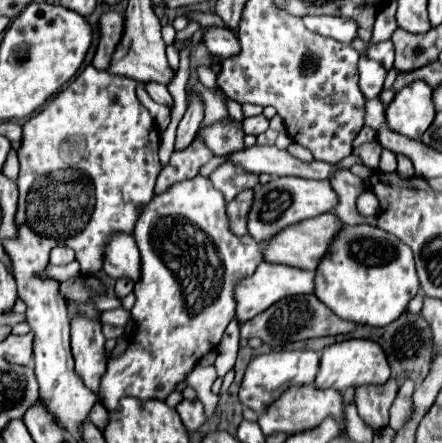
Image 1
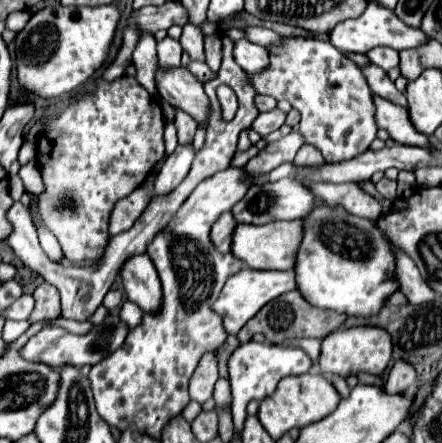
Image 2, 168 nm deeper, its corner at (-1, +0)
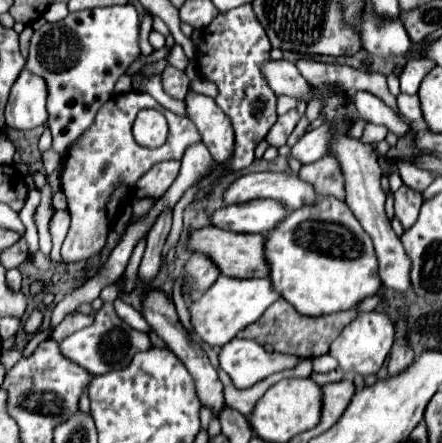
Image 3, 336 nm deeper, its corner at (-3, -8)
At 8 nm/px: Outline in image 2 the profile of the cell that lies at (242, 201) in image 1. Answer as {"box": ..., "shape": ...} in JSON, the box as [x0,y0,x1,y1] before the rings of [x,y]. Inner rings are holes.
{"box":[211,212,235,254],"shape":[[[225,212],[211,228],[211,242],[215,244],[215,248],[219,248],[223,254],[231,250],[231,234],[235,228],[235,218],[231,216],[231,212]]]}

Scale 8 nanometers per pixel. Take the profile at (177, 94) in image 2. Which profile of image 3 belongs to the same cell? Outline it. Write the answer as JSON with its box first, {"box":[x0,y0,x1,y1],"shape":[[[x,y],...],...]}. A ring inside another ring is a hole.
{"box":[185,90,233,164],"shape":[[[193,90],[185,96],[185,110],[187,118],[197,126],[201,142],[209,148],[213,160],[223,164],[229,158],[229,152],[233,152],[233,128],[229,118],[217,108],[213,98]]]}

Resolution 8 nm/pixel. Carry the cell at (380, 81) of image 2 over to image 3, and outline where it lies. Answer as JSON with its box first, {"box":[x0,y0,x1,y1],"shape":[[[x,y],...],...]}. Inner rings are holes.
{"box":[397,94,421,122],"shape":[[[399,94],[397,96],[397,108],[399,108],[399,114],[409,120],[409,122],[417,122],[421,120],[421,108],[419,108],[419,100],[417,96],[409,96],[409,94]]]}

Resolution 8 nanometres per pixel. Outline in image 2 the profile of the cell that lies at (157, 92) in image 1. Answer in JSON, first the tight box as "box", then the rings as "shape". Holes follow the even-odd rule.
{"box":[175,110,195,144],"shape":[[[177,110],[175,126],[177,126],[179,144],[191,144],[193,136],[195,136],[195,120],[189,114],[185,114],[183,110]]]}

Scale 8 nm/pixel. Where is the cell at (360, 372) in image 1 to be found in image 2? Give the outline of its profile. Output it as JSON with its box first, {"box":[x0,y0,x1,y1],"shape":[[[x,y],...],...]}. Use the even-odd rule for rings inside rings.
{"box":[319,326,391,378],"shape":[[[373,326],[341,328],[321,342],[319,368],[323,374],[339,374],[345,378],[355,372],[369,372],[379,376],[389,362],[391,362],[391,338],[387,336],[385,328],[373,328]]]}

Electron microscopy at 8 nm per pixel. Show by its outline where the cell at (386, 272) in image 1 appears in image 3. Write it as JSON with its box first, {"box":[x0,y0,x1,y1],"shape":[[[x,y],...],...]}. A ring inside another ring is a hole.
{"box":[265,196,381,316],"shape":[[[321,196],[315,204],[293,210],[283,220],[283,224],[279,224],[279,228],[267,234],[265,254],[269,256],[271,264],[273,288],[277,288],[277,292],[305,316],[323,316],[357,308],[361,300],[375,296],[381,290],[373,242],[353,212],[347,208],[347,204],[335,196]]]}

